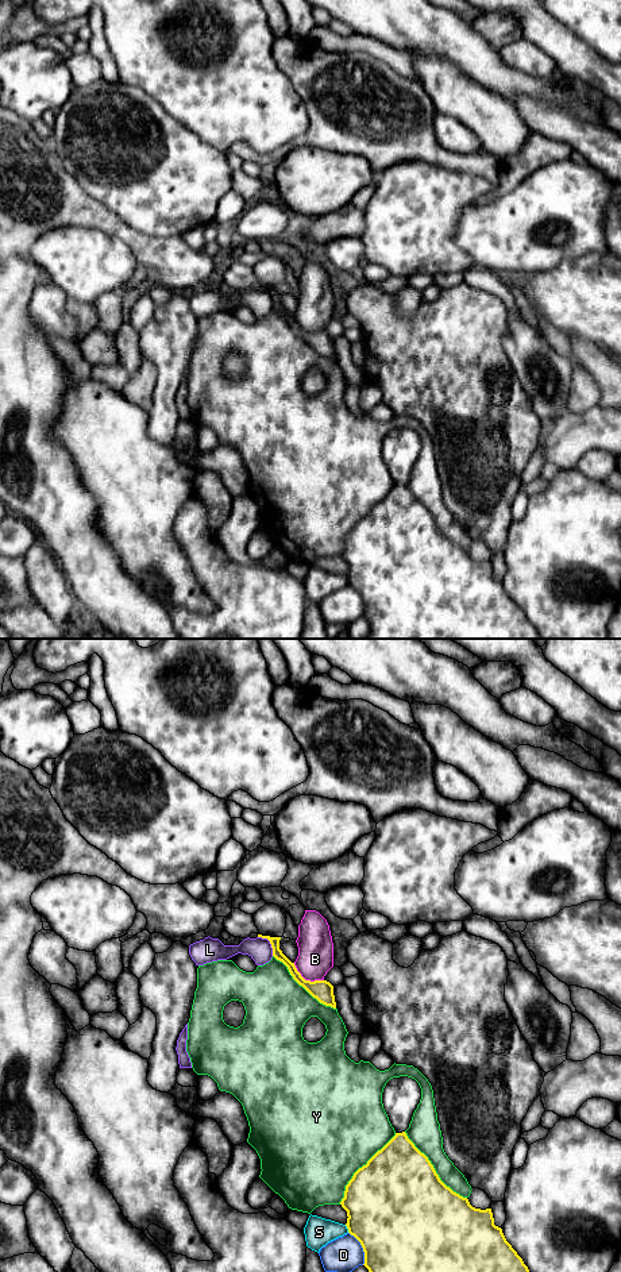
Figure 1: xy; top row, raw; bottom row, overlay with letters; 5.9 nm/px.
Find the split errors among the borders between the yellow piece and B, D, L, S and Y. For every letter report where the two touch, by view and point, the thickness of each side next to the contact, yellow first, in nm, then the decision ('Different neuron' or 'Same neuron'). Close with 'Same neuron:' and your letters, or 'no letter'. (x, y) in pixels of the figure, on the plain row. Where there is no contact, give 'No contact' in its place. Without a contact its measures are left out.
B: Touches yellow at xy (307, 332). Thickness 120 nm (yellow) against 220 nm. Different neuron
D: Touches yellow at xy (362, 598). Thickness 500 nm (yellow) against 220 nm. Different neuron
L: Touches yellow at xy (270, 295). Thickness 60 nm (yellow) against 140 nm. Different neuron
S: Touches yellow at xy (347, 579). Thickness 460 nm (yellow) against 170 nm. Different neuron
Y: Touches yellow at xy (434, 520). Thickness 500 nm (yellow) against 190 nm. Different neuron
Same neuron: no letter

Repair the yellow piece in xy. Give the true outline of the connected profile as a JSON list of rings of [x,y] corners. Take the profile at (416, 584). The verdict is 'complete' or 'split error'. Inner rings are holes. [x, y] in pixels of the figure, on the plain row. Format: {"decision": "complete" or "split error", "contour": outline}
{"decision": "complete", "contour": [[[406,485],[396,487],[378,502],[366,517],[359,520],[346,537],[344,550],[340,554],[347,563],[347,581],[362,597],[364,604],[364,618],[370,624],[366,639],[541,639],[537,631],[529,624],[522,610],[506,593],[502,581],[494,577],[491,560],[481,562],[470,556],[467,550],[460,548],[447,539],[436,525],[428,509],[421,505],[408,490]]]}

